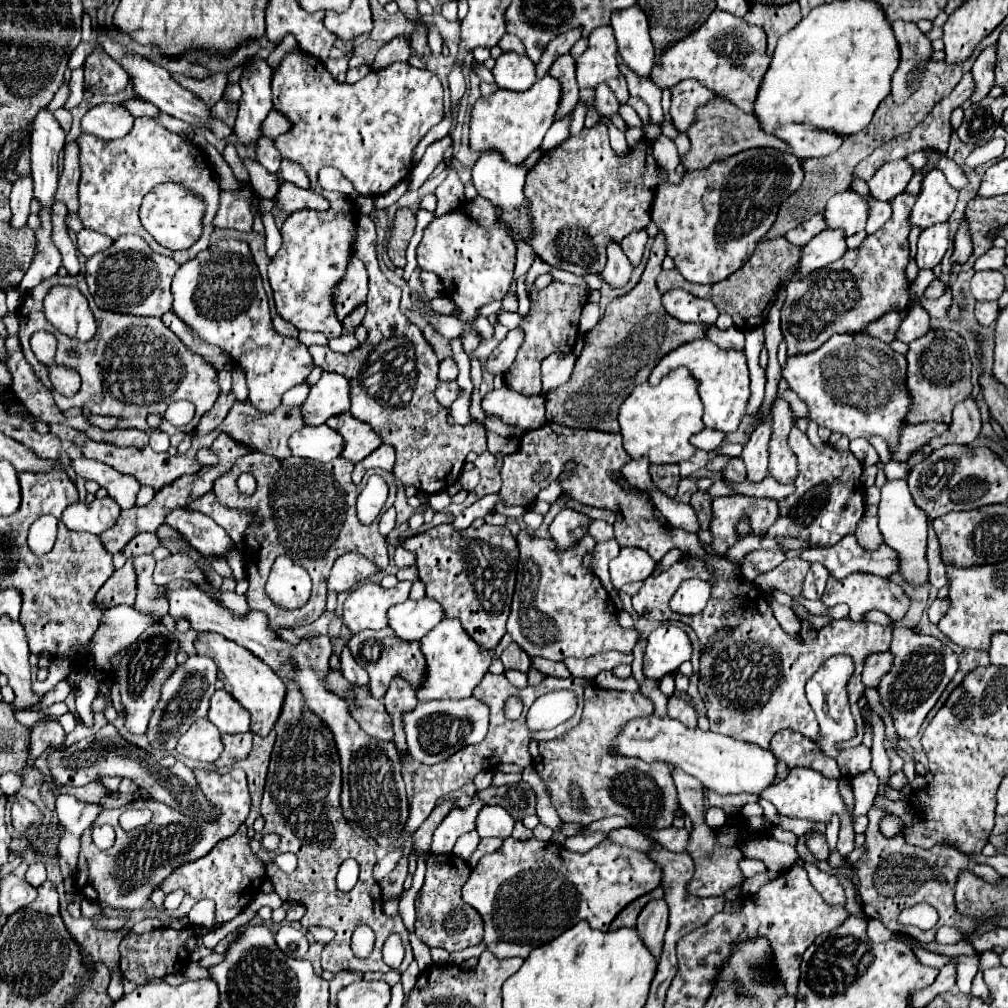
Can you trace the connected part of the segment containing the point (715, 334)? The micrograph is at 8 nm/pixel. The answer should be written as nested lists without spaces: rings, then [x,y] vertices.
[[[709,324],[709,326],[705,328],[705,338],[711,340],[713,344],[717,344],[719,348],[743,350],[743,344],[745,344],[743,332],[737,330],[735,326],[731,326],[729,330],[719,330],[715,324]]]

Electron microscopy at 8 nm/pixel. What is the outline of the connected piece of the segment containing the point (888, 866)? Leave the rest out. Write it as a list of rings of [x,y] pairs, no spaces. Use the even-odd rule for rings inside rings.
[[[871,806],[871,810],[867,812],[869,816],[869,826],[867,826],[867,854],[857,862],[857,870],[859,870],[859,892],[863,898],[863,914],[867,918],[877,918],[881,920],[891,932],[895,934],[907,934],[911,938],[915,938],[919,944],[931,944],[935,942],[935,930],[929,932],[917,932],[915,926],[909,926],[909,930],[905,930],[905,926],[901,926],[897,922],[897,914],[903,908],[927,902],[931,904],[937,912],[939,912],[939,926],[953,926],[957,928],[961,934],[969,934],[973,932],[977,919],[970,916],[957,916],[957,906],[953,902],[953,886],[955,886],[955,876],[959,874],[959,870],[967,868],[971,872],[975,872],[977,876],[981,876],[983,880],[989,880],[989,884],[997,884],[997,880],[1001,880],[1001,876],[997,874],[995,868],[987,866],[987,864],[977,864],[973,858],[969,858],[963,852],[957,852],[953,848],[945,848],[945,846],[933,846],[933,848],[917,848],[905,842],[903,836],[903,828],[899,834],[887,838],[883,836],[879,822],[889,816],[887,810],[879,810],[877,806]],[[877,904],[881,904],[881,908],[877,908]]]

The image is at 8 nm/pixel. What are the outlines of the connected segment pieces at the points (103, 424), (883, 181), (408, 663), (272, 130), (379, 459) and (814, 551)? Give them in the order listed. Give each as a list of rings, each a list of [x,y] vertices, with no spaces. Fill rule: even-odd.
[[[90,415],[90,417],[88,417],[88,422],[91,425],[98,426],[105,431],[109,431],[116,428],[117,418],[99,415]]]
[[[893,160],[881,166],[867,184],[877,200],[893,200],[897,194],[905,192],[913,172],[915,170],[905,160]]]
[[[389,626],[383,630],[363,630],[355,634],[349,640],[349,648],[359,666],[367,670],[371,682],[371,694],[379,700],[385,696],[385,688],[389,688],[389,684],[397,676],[409,682],[415,690],[421,686],[421,680],[425,678],[425,656],[421,656],[421,644],[419,642],[409,644],[405,640],[397,640],[397,636],[393,636],[393,628]]]
[[[271,110],[269,116],[265,118],[265,124],[261,124],[261,136],[265,138],[277,138],[281,132],[289,130],[289,124],[285,120],[285,116],[281,116],[277,110]]]
[[[383,444],[375,452],[371,452],[365,460],[361,460],[359,464],[355,464],[353,482],[361,484],[361,478],[363,478],[365,470],[369,470],[369,468],[381,468],[381,470],[393,472],[393,466],[395,466],[395,452],[393,452],[393,448],[389,448],[387,444]]]
[[[845,536],[831,548],[805,548],[801,558],[807,562],[821,562],[835,578],[845,578],[851,572],[869,572],[877,576],[893,576],[899,572],[897,552],[881,546],[877,552],[863,552],[855,536]]]

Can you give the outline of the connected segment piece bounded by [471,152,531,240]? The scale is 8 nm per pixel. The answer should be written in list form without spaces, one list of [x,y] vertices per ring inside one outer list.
[[[481,152],[471,174],[473,174],[473,184],[479,192],[479,196],[491,200],[493,206],[499,206],[503,210],[503,220],[507,222],[507,226],[511,226],[515,230],[515,234],[525,240],[525,236],[529,234],[529,228],[531,228],[527,210],[525,210],[525,196],[523,196],[523,184],[525,184],[527,170],[523,166],[509,164],[501,156],[501,152]]]

